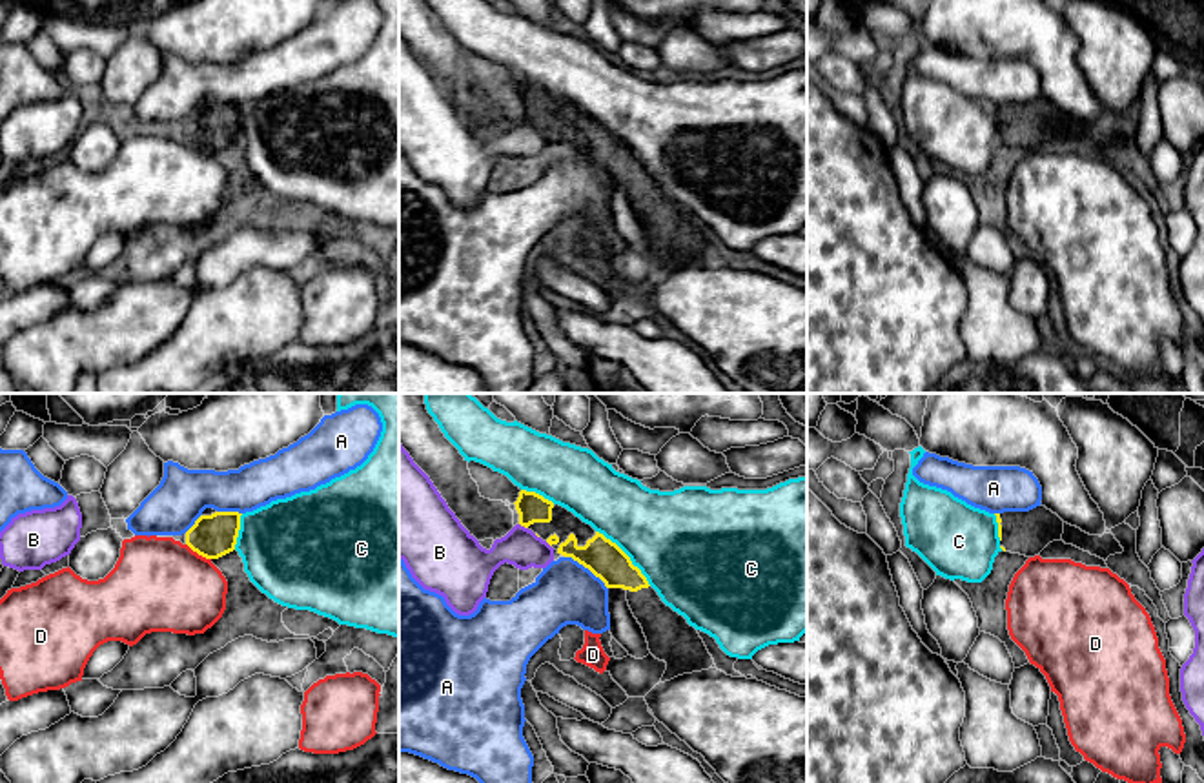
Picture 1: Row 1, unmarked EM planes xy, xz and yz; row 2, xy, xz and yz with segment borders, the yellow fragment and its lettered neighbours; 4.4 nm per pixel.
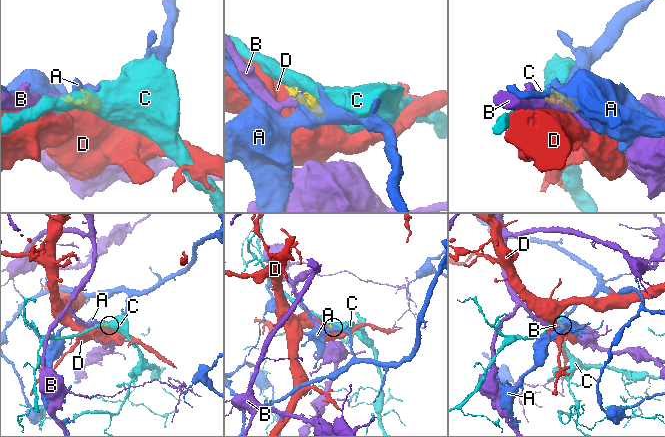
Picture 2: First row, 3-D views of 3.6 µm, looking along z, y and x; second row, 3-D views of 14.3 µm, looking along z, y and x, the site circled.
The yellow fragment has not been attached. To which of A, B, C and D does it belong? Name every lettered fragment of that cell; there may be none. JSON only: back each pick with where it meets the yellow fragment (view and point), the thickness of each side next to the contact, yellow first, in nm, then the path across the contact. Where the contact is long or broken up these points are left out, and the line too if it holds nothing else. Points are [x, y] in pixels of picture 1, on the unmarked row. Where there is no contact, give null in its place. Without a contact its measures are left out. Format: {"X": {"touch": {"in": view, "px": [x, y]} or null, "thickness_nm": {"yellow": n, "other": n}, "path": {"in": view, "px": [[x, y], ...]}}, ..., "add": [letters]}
{"add": []}

